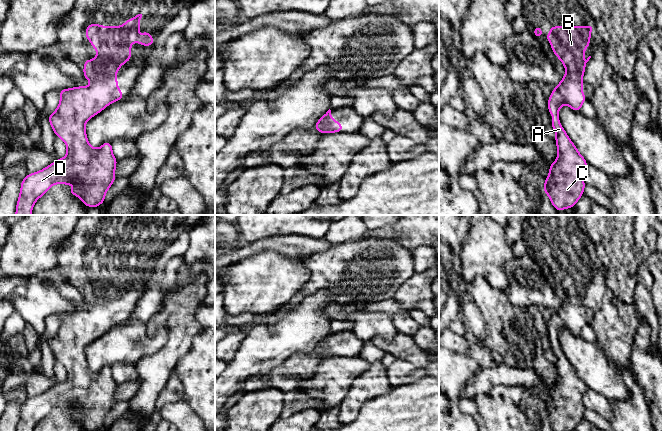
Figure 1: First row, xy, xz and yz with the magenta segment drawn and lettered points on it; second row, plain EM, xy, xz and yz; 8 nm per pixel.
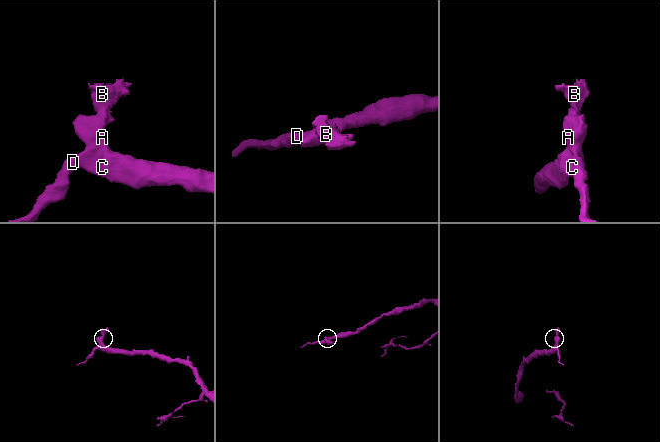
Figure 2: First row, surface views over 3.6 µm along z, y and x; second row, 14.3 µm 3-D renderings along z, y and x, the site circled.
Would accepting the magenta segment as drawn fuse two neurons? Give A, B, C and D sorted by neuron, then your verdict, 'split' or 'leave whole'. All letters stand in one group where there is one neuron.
groups A B C D; leave whole

